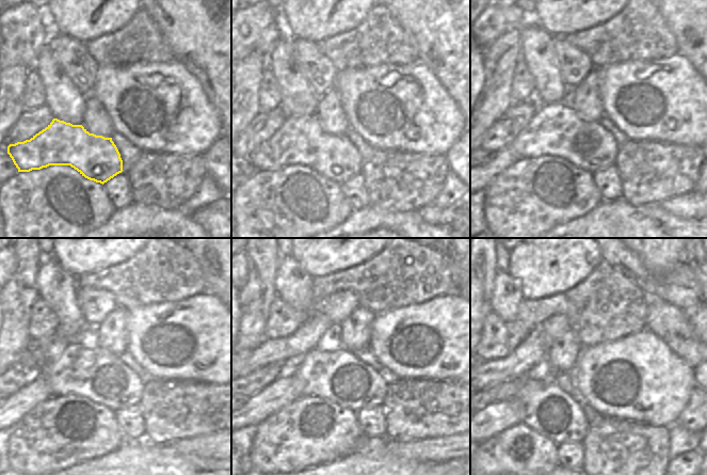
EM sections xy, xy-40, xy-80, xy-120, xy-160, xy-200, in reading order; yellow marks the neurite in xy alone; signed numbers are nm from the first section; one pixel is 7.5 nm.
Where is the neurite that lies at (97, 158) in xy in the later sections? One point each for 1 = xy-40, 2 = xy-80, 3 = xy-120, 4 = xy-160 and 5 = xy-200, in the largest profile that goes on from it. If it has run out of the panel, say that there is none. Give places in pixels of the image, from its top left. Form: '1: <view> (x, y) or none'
1: xy-40 (301, 141)
2: xy-80 (590, 146)
3: xy-120 (97, 375)
4: xy-160 (343, 379)
5: xy-200 (653, 386)

